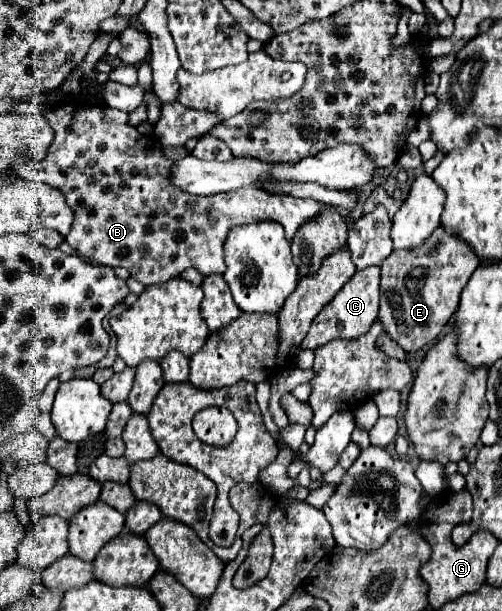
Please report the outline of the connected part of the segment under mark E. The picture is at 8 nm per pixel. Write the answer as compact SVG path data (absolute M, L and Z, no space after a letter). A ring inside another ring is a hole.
M439 225L429 239L421 247L415 247L411 251L393 251L385 263L381 265L381 309L379 319L385 323L387 335L399 343L405 351L419 351L425 345L431 345L443 331L443 327L449 323L453 313L459 307L459 295L463 287L467 285L469 277L477 269L479 259L471 247L461 241L457 235L451 235L443 225ZM439 243L437 251L431 251Z

